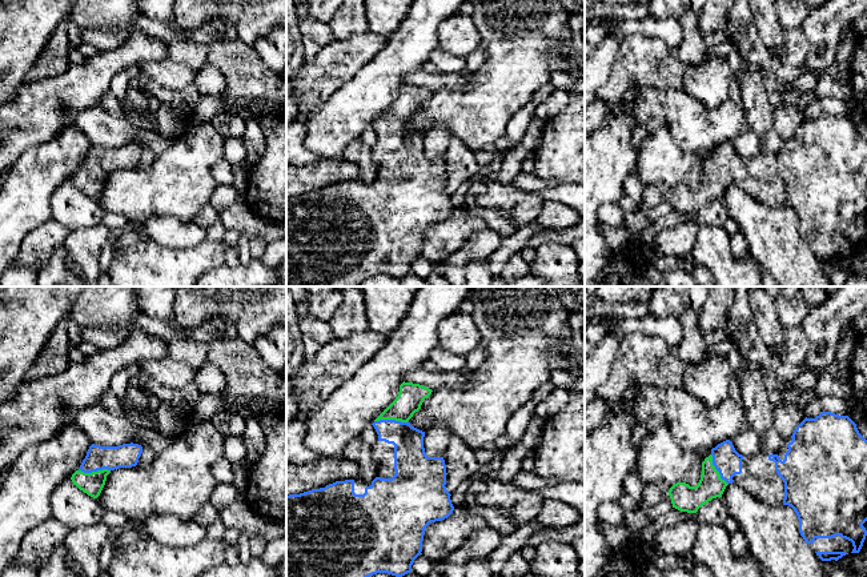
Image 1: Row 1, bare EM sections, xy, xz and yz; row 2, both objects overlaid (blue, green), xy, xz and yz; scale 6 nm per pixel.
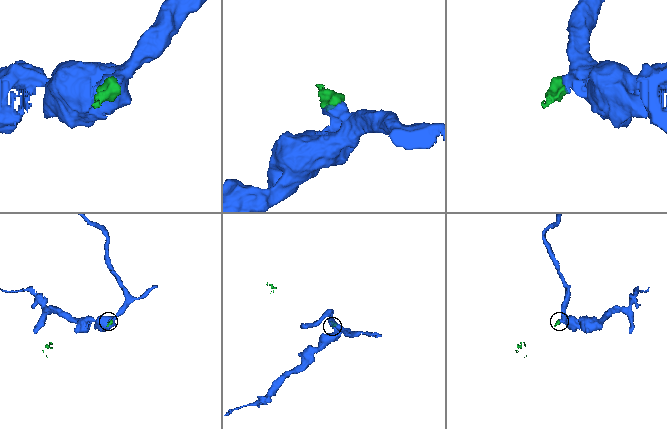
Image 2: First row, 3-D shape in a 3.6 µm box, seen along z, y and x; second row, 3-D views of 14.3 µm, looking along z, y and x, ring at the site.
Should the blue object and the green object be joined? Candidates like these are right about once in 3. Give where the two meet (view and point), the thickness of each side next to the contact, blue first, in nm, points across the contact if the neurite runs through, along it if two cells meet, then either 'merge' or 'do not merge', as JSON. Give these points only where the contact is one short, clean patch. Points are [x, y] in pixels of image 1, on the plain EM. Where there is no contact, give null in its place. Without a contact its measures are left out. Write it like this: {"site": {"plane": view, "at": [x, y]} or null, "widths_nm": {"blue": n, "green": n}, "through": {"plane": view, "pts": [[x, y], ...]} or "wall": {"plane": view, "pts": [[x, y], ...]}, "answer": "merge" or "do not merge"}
{"site": {"plane": "xz", "at": [390, 121]}, "widths_nm": {"blue": 190, "green": 160}, "through": {"plane": "xz", "pts": [[409, 155], [408, 143], [390, 121], [406, 105], [410, 97]]}, "answer": "merge"}

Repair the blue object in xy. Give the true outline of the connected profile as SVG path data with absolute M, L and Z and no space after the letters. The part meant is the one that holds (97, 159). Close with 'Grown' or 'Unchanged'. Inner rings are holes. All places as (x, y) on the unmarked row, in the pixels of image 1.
M133 144L119 148L92 145L71 181L80 192L97 200L105 187L107 177L119 169L136 168L141 155L143 148Z. Grown

